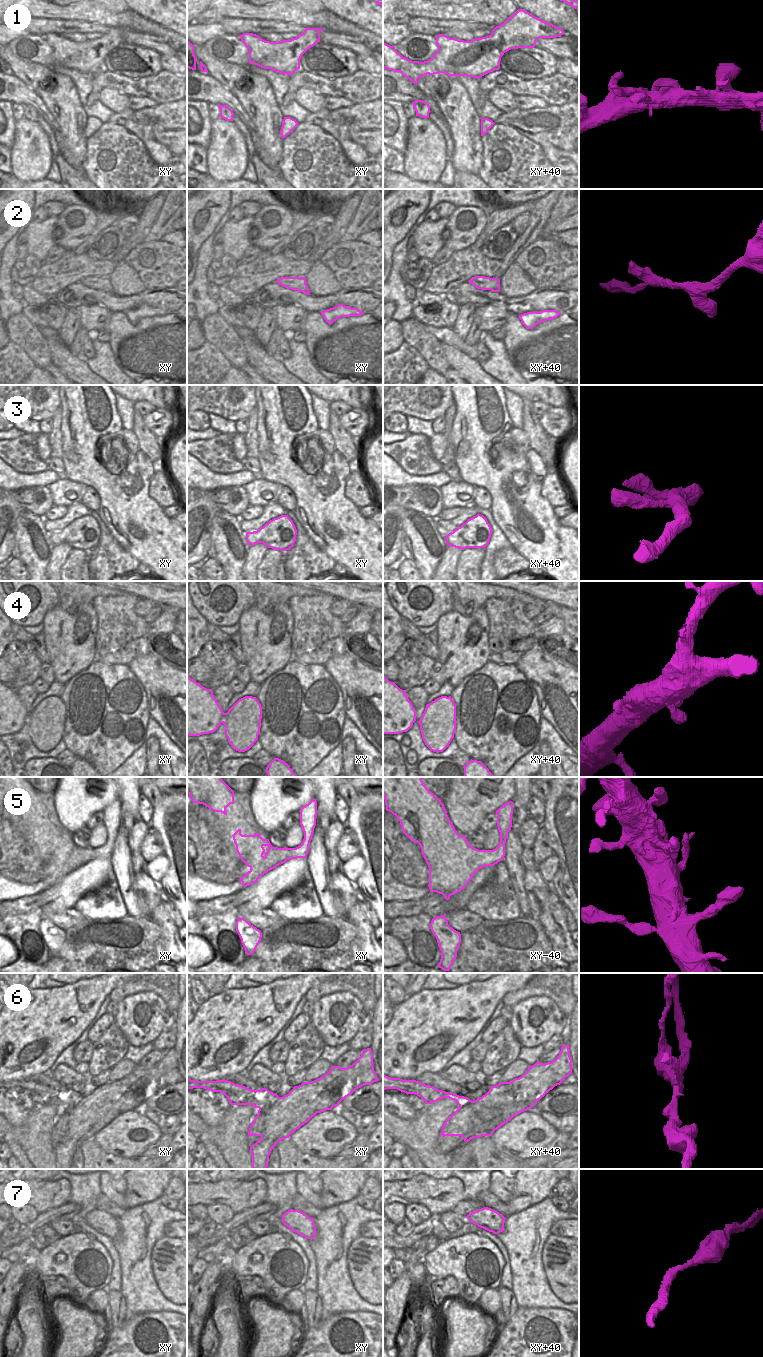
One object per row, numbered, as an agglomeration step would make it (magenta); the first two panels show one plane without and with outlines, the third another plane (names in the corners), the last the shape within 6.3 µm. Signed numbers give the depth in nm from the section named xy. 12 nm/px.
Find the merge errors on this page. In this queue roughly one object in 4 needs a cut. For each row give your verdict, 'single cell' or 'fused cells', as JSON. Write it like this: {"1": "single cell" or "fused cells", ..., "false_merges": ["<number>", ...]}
{"1": "single cell", "2": "single cell", "3": "single cell", "4": "single cell", "5": "single cell", "6": "fused cells", "7": "single cell", "false_merges": ["6"]}

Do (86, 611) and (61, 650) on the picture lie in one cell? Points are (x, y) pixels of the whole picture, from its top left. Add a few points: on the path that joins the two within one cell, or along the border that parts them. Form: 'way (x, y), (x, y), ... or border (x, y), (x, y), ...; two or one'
way (84, 621), (70, 640); one

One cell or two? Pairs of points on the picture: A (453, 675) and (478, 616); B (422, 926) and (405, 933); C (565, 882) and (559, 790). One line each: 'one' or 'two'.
A: one
B: one
C: one

